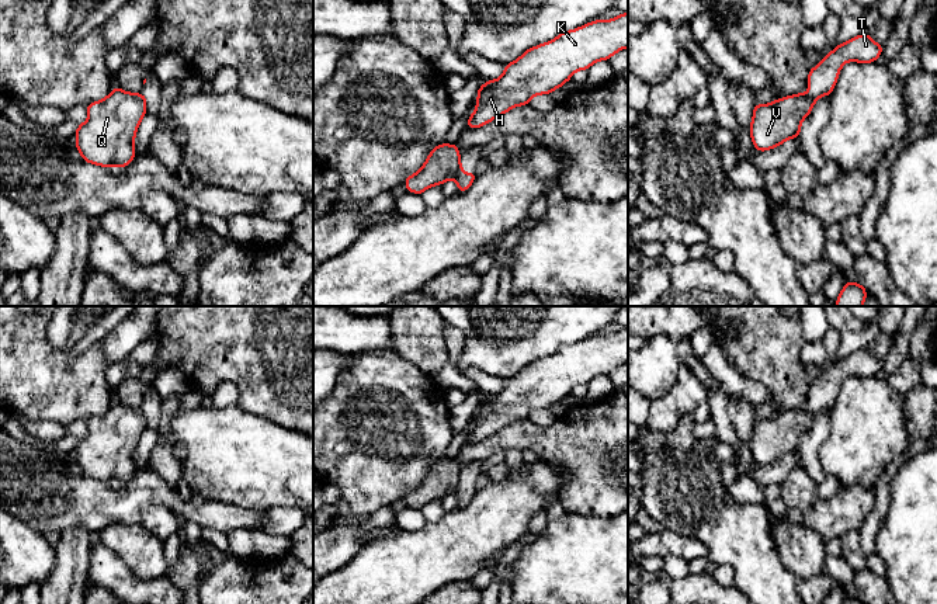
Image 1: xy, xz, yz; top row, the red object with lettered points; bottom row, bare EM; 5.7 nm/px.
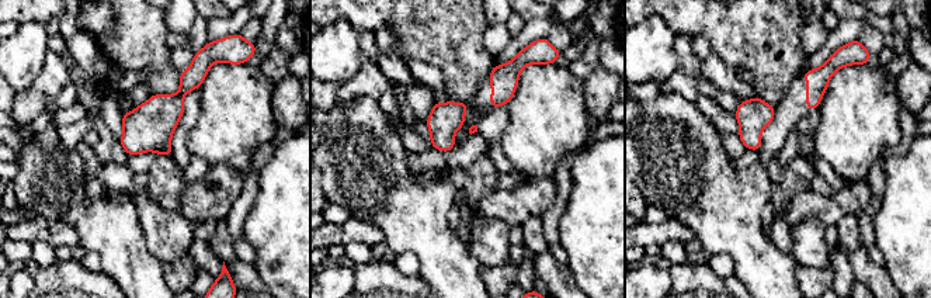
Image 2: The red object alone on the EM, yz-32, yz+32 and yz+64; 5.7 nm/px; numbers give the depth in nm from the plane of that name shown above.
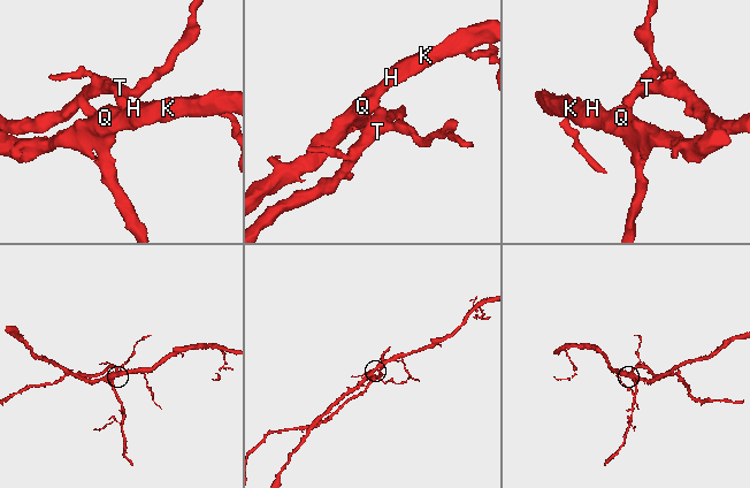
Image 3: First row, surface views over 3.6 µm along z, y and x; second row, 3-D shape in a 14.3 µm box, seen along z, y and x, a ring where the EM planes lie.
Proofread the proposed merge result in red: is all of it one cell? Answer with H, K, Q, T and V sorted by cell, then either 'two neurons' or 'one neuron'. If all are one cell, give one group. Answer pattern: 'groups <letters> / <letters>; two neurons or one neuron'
groups H K Q V / T; two neurons

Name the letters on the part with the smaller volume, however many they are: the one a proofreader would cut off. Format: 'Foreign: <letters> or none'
Foreign: T

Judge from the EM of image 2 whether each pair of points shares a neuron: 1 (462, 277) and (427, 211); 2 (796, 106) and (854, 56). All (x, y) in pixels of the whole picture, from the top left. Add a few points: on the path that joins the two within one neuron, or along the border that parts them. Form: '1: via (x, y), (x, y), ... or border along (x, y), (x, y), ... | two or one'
1: via (445, 260), (428, 236), (427, 228) | one
2: via (808, 90), (839, 59) | one

